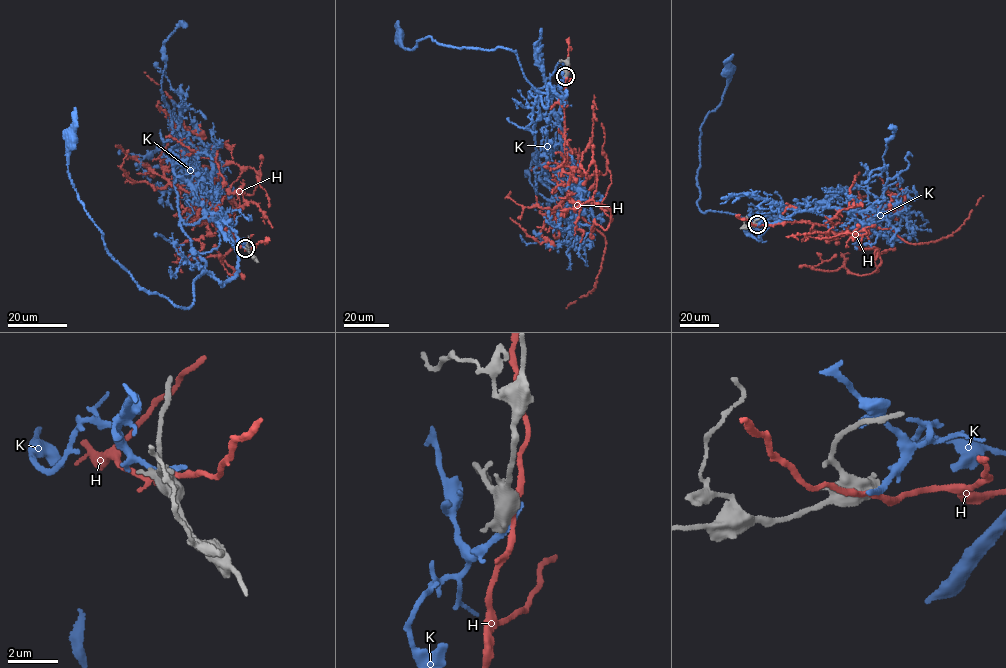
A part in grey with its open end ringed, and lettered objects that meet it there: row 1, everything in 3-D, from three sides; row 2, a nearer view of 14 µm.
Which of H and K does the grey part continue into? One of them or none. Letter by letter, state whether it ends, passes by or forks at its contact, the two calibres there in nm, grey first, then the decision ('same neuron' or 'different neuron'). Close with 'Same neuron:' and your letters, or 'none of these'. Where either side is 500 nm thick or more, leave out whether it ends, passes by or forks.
H: calibres 600 and 190 nm; different neuron
K: calibres 650 and 280 nm; different neuron
Same neuron: none of these

